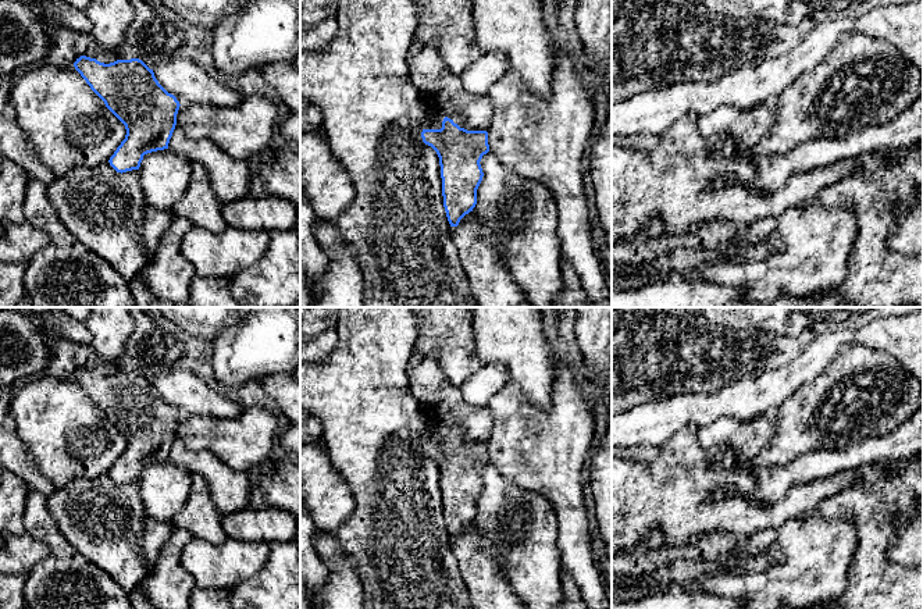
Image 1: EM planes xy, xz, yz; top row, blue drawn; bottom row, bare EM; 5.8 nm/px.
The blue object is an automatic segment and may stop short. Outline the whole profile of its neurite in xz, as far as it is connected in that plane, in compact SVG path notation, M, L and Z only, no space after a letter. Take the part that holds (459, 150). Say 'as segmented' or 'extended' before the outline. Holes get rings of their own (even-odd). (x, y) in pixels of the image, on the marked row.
extended; M425 103L424 106L421 138L439 157L443 207L450 227L457 227L477 204L477 189L484 177L480 161L489 152L488 132L467 131L462 117L448 107L431 108Z

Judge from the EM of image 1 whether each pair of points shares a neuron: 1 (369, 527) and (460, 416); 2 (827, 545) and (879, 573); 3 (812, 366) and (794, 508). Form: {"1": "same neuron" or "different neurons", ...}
{"1": "different neurons", "2": "different neurons", "3": "different neurons"}

